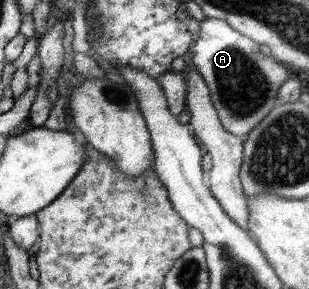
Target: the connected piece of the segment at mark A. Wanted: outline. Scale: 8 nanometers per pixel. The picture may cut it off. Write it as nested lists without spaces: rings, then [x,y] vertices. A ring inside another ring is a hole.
[[[204,17],[198,22],[198,39],[189,51],[191,69],[198,73],[207,86],[212,106],[215,108],[218,120],[226,132],[244,138],[262,117],[265,117],[277,104],[277,90],[286,80],[286,68],[272,56],[266,56],[258,50],[259,44],[252,39],[235,32],[226,21]]]

